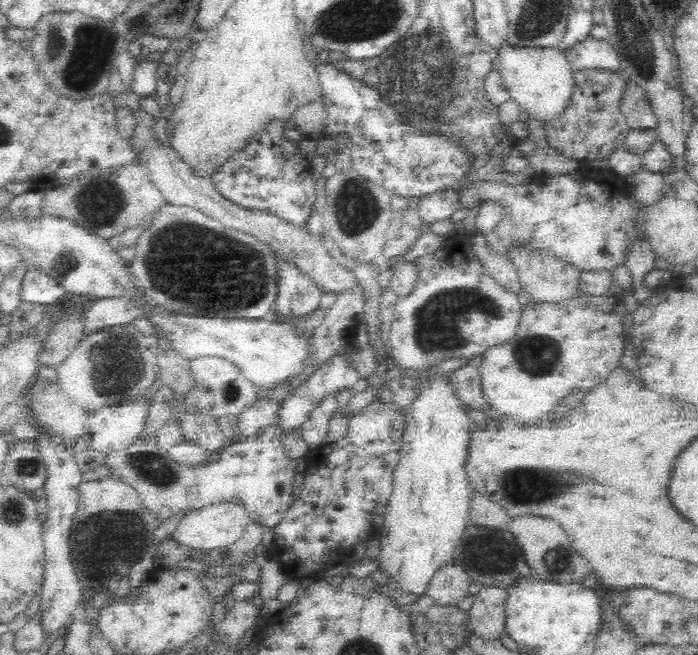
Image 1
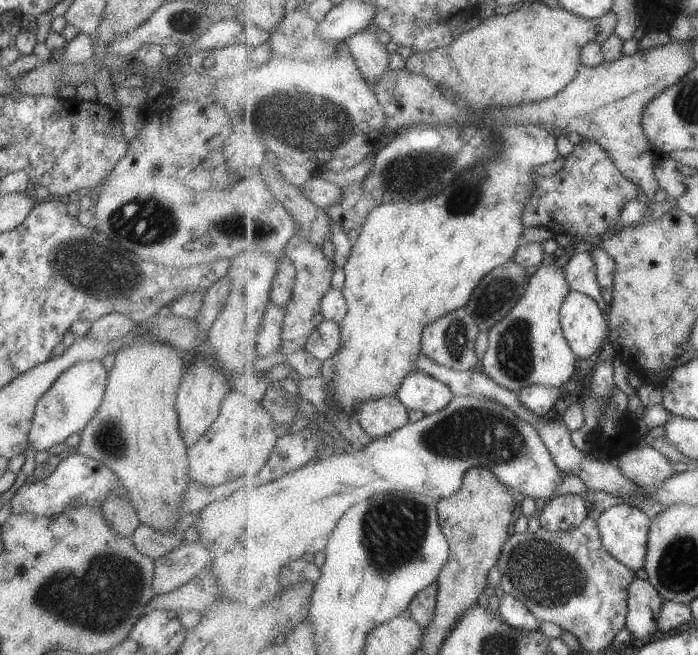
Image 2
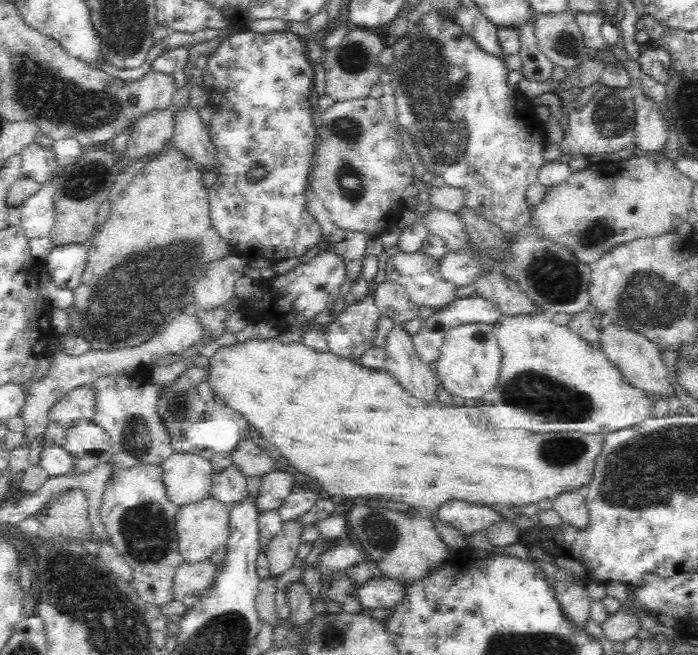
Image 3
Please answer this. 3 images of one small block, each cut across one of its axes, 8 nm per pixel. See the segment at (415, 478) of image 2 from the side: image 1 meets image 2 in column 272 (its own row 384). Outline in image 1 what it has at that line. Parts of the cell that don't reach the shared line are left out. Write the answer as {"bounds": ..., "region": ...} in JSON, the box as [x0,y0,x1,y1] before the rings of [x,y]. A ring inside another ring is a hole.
{"bounds":[478,295,629,422],"region":[[[580,295],[561,300],[560,302],[539,302],[525,299],[523,303],[523,314],[519,321],[516,334],[512,336],[506,344],[502,346],[492,346],[478,360],[479,374],[481,375],[481,384],[486,402],[496,412],[504,414],[504,418],[524,418],[536,422],[538,414],[542,412],[548,414],[552,412],[558,402],[570,394],[572,390],[578,392],[590,392],[598,384],[602,384],[610,375],[612,370],[616,370],[629,358],[629,348],[627,339],[628,326],[623,326],[622,330],[612,330],[616,324],[616,316],[606,314],[604,316],[604,295],[599,297]]]}

